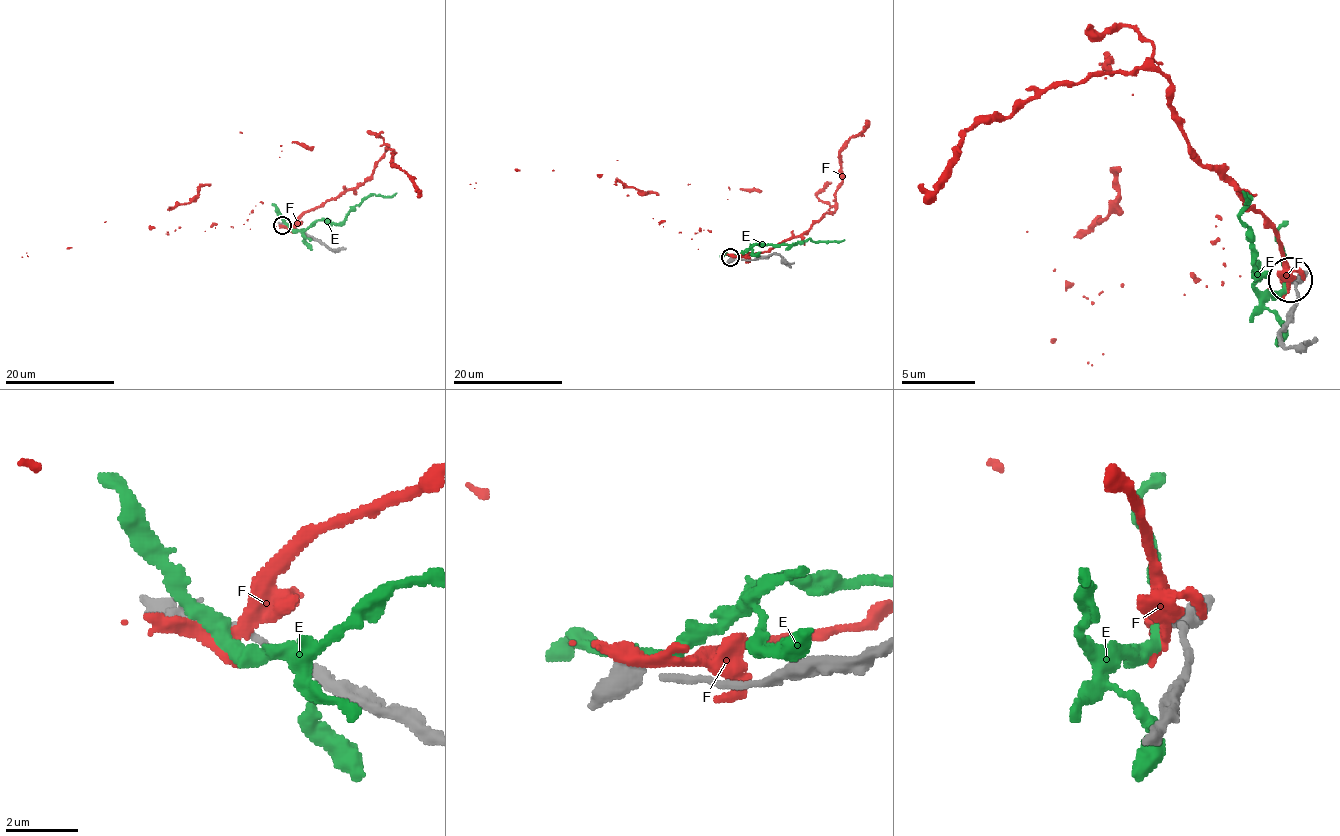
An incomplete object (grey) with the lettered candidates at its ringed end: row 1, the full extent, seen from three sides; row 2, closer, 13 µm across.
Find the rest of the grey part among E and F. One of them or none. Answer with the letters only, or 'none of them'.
none of them

